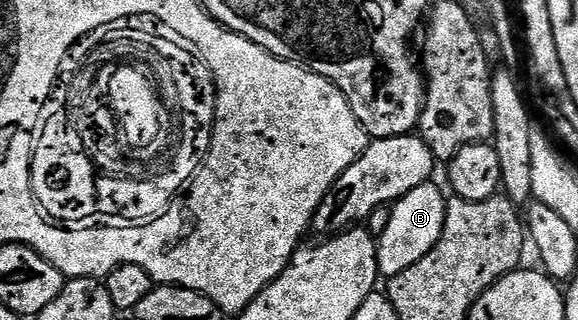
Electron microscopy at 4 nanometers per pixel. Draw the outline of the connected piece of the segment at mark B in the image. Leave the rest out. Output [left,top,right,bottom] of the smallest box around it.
[377,184,447,277]

